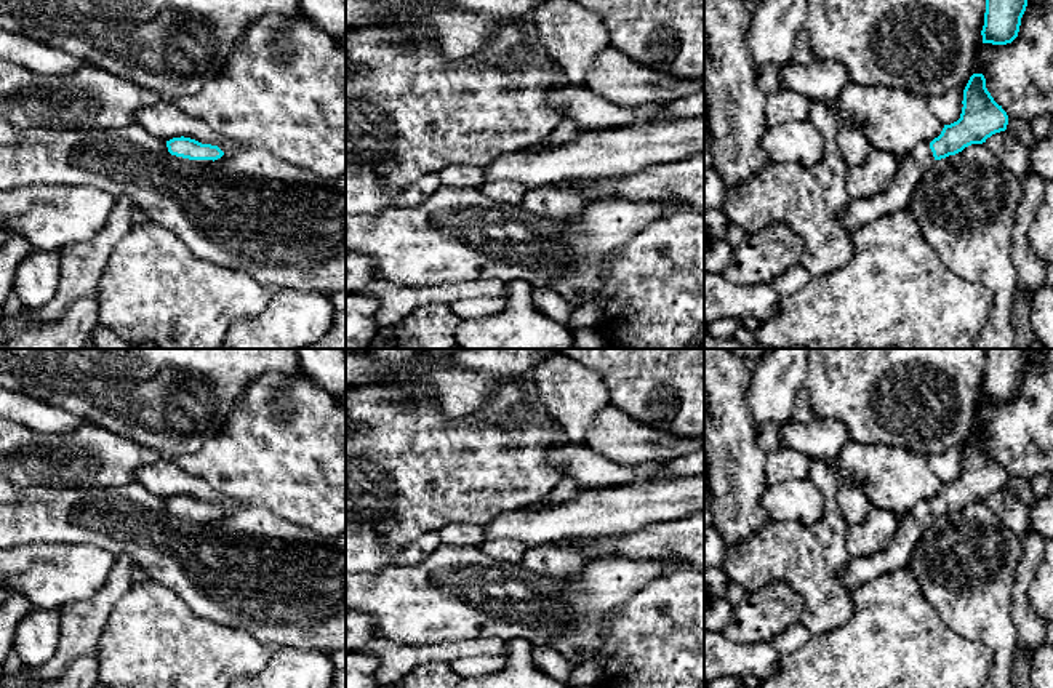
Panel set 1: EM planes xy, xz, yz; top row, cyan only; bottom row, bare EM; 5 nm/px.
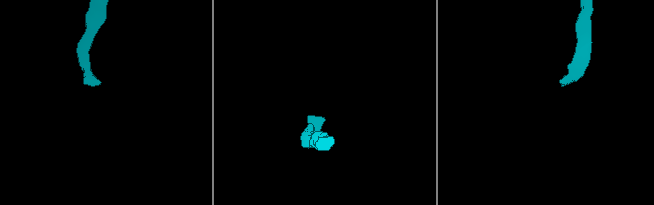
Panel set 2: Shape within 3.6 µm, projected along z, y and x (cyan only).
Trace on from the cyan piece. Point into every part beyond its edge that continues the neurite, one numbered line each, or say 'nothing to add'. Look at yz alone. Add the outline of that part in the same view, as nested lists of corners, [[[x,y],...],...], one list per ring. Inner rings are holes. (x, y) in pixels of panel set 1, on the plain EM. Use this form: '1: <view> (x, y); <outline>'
1: yz (911, 528); [[[917,502],[907,515],[899,518],[896,534],[890,544],[874,555],[853,558],[839,574],[839,582],[855,592],[877,576],[907,568],[915,544],[935,520],[930,502]]]

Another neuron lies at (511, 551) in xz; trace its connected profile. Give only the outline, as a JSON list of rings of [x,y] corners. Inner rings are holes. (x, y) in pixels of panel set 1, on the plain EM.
[[[514,539],[483,541],[482,552],[496,560],[509,563],[522,563],[523,554],[528,549],[523,542]]]

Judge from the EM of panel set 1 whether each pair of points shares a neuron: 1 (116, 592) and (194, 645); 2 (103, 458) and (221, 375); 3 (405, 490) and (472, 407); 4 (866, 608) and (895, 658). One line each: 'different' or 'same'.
1: different
2: different
3: different
4: same

